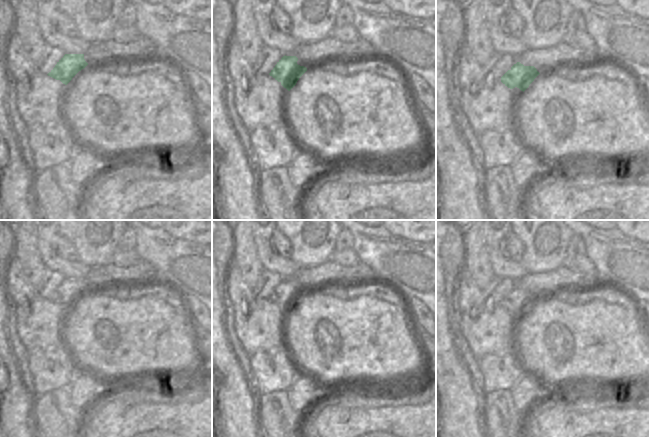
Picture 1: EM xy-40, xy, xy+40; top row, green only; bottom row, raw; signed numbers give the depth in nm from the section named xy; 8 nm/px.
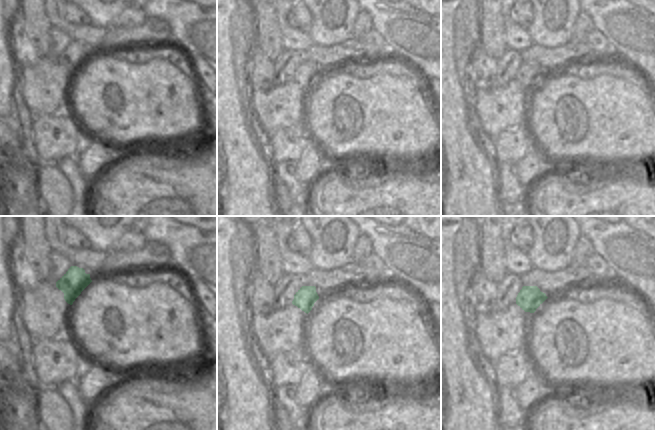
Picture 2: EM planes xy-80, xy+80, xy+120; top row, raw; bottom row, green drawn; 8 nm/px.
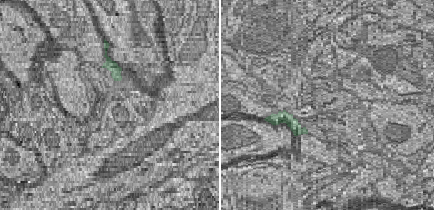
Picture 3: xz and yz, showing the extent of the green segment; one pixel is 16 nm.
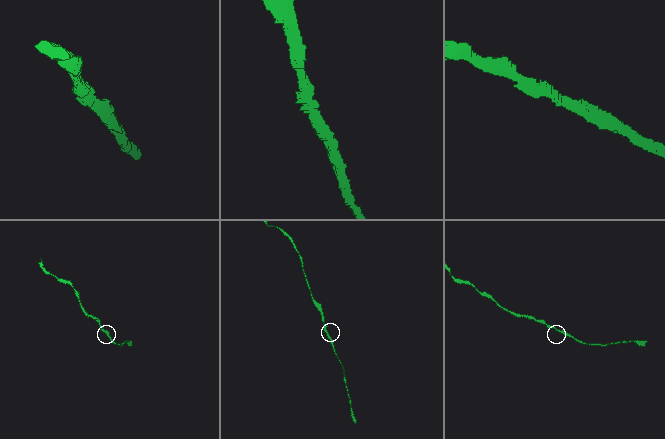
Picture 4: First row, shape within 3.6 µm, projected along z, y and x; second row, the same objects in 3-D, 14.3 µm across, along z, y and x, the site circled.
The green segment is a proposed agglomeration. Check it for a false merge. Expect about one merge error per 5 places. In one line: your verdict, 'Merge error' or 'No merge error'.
No merge error.

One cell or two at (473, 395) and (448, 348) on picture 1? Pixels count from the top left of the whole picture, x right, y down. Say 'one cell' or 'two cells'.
one cell

